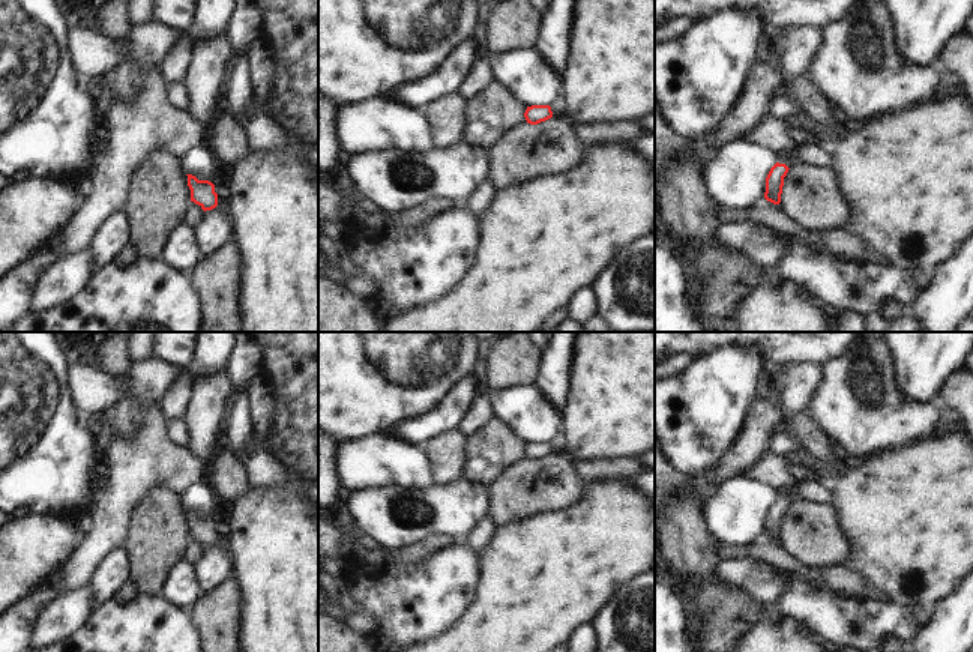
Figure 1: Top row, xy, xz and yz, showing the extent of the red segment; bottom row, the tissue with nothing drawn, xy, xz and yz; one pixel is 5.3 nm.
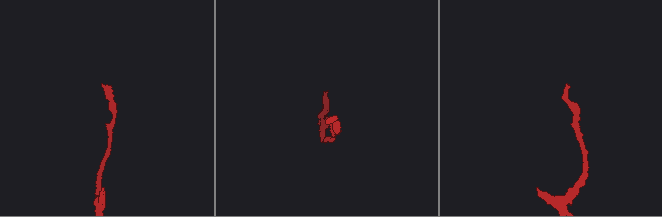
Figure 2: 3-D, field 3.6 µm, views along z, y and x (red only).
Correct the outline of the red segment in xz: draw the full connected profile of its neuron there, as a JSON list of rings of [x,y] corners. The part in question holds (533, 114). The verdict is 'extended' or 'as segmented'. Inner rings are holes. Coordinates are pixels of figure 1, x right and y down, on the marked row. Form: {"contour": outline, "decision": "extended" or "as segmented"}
{"contour": [[[532,105],[527,107],[524,117],[527,123],[538,125],[553,117],[553,111],[550,105]]], "decision": "as segmented"}

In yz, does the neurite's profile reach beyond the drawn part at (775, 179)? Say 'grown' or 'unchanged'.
grown

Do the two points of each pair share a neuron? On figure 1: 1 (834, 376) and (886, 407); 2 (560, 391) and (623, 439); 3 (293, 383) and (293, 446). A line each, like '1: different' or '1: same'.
1: same
2: different
3: same

